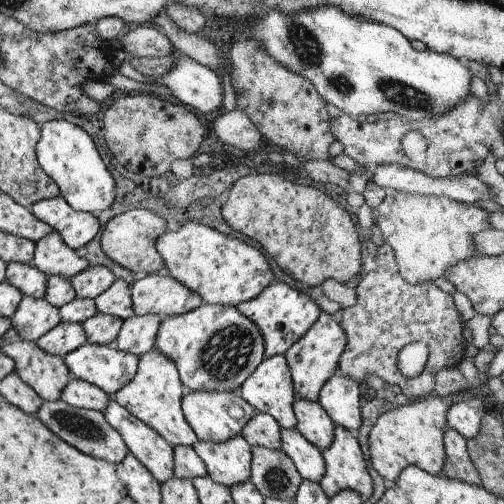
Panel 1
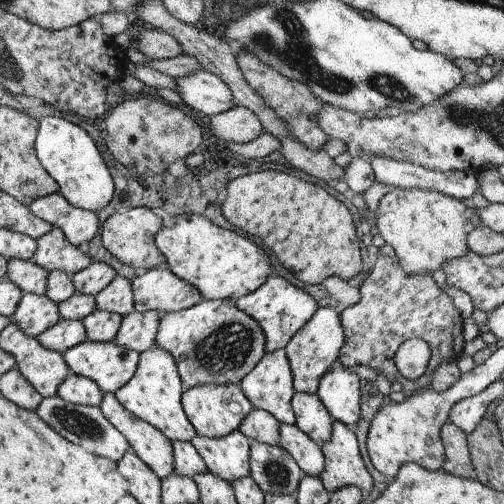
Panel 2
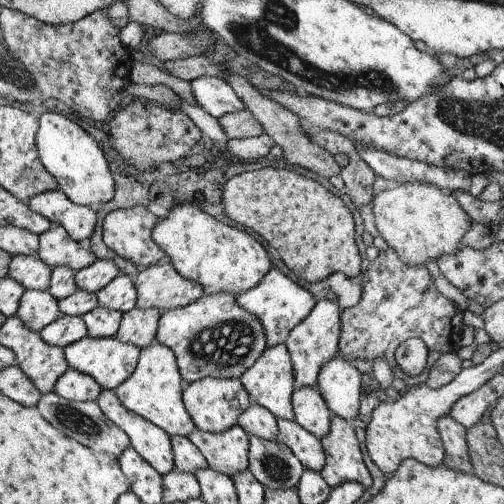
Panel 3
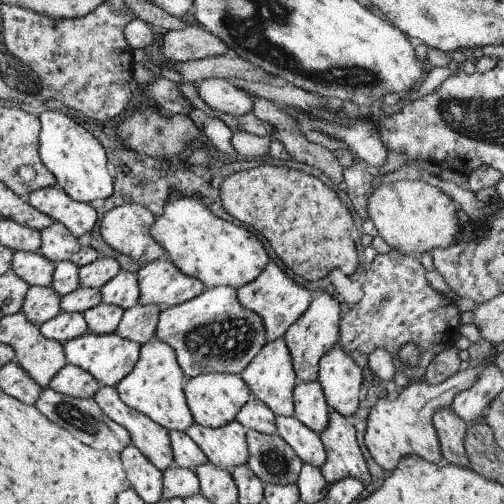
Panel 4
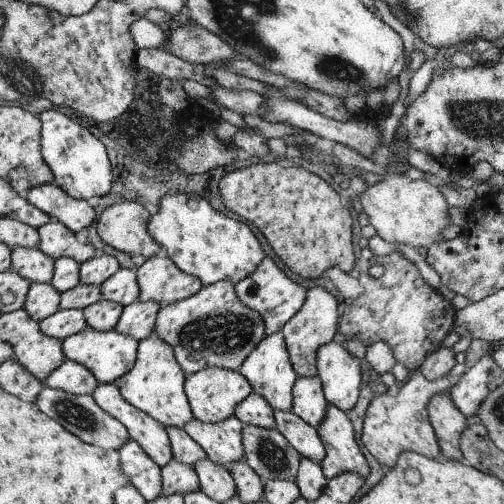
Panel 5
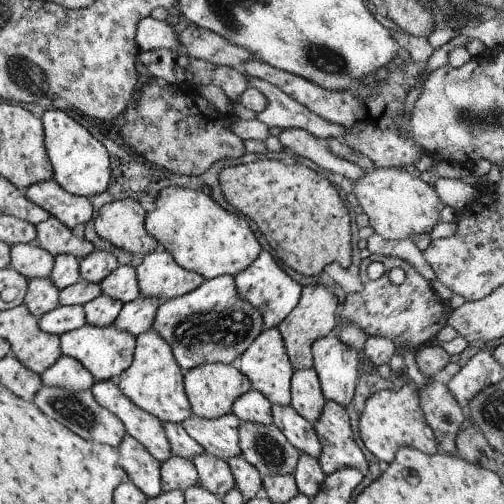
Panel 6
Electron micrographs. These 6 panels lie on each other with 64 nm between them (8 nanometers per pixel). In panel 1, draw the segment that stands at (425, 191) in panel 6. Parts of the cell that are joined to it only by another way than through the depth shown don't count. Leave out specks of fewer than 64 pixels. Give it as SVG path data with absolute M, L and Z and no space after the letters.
M387 192L383 202L377 206L377 228L383 234L385 244L395 252L399 276L417 284L445 276L449 266L463 262L471 256L479 256L473 248L473 234L483 232L489 226L489 214L477 206L461 204L445 196L409 194L409 192Z

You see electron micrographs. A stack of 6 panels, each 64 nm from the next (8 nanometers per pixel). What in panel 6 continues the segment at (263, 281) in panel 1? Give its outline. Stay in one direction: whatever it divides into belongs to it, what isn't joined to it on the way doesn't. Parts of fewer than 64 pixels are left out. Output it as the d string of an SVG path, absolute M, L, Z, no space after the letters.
M163 188L155 198L155 210L145 218L145 230L159 242L159 250L167 250L181 268L201 274L207 282L219 276L235 278L261 254L249 224L243 218L221 210L205 192Z

